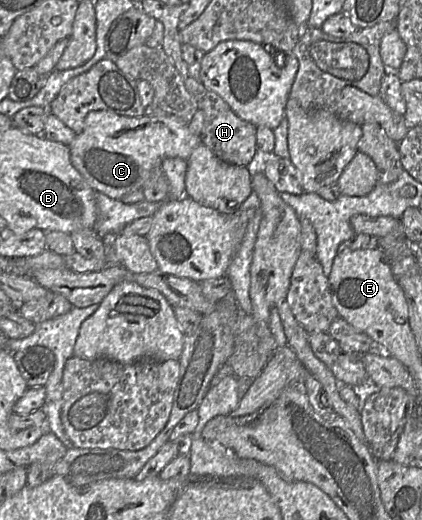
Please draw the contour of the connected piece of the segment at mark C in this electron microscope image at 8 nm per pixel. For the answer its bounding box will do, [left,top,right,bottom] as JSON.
[69,110,200,200]

